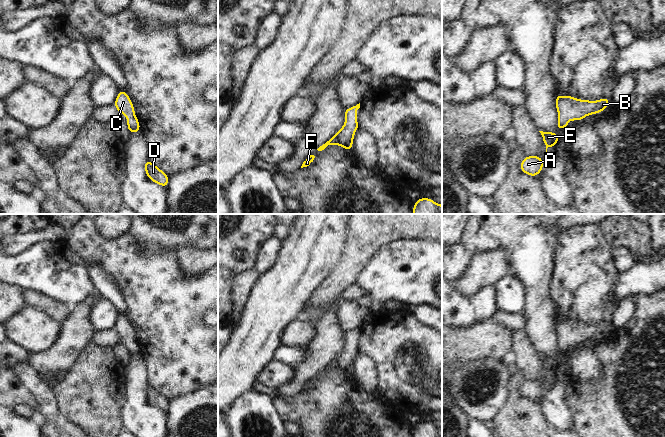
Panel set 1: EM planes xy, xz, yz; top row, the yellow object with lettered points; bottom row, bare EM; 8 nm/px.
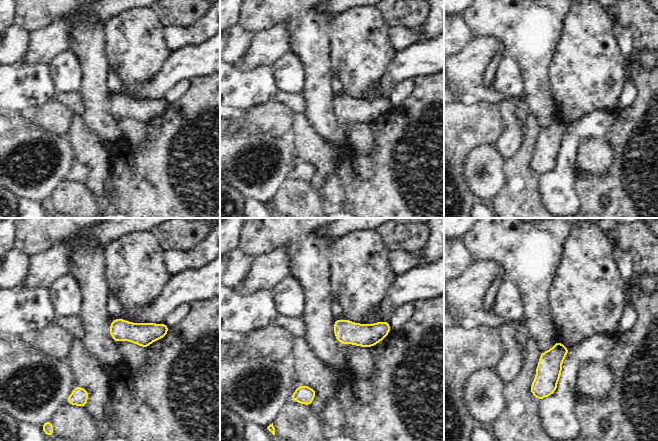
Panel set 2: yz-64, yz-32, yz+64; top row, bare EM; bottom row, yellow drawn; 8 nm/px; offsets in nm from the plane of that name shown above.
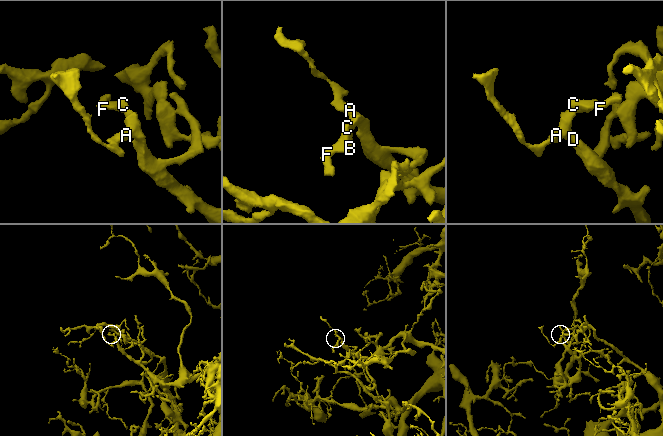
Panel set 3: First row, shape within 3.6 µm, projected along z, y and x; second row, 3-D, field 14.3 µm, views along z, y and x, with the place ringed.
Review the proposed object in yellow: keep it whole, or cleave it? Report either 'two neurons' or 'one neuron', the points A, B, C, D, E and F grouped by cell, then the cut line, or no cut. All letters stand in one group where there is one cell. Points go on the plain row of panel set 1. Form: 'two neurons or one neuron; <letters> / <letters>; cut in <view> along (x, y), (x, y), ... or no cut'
one neuron; A B C D E F; no cut

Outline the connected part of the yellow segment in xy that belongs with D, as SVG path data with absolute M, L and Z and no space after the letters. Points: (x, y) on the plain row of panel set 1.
M147 383L145 384L144 392L148 402L151 405L167 412L169 401L162 394Z

